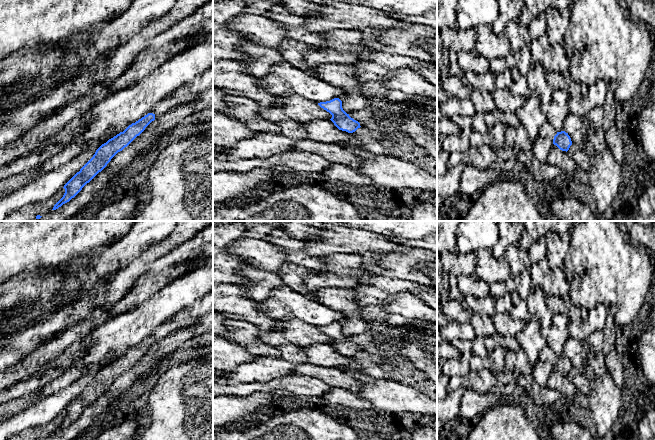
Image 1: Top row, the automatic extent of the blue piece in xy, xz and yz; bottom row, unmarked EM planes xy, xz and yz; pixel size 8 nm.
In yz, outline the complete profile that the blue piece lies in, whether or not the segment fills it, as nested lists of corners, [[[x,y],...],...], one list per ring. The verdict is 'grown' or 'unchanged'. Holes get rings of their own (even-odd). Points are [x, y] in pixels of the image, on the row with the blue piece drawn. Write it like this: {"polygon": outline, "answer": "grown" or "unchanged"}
{"polygon": [[[547,121],[542,124],[539,129],[539,137],[549,137],[553,144],[562,151],[568,151],[572,145],[572,141],[568,133],[565,131],[557,132],[555,128]]], "answer": "grown"}

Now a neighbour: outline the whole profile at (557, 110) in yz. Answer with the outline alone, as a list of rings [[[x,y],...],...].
[[[557,89],[552,92],[551,102],[543,107],[546,120],[555,128],[557,132],[564,129],[564,121],[570,114],[569,101],[570,95],[568,90]]]

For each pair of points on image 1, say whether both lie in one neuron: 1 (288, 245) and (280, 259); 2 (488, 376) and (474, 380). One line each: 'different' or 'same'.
1: different
2: same

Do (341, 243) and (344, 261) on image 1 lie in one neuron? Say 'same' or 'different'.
different

